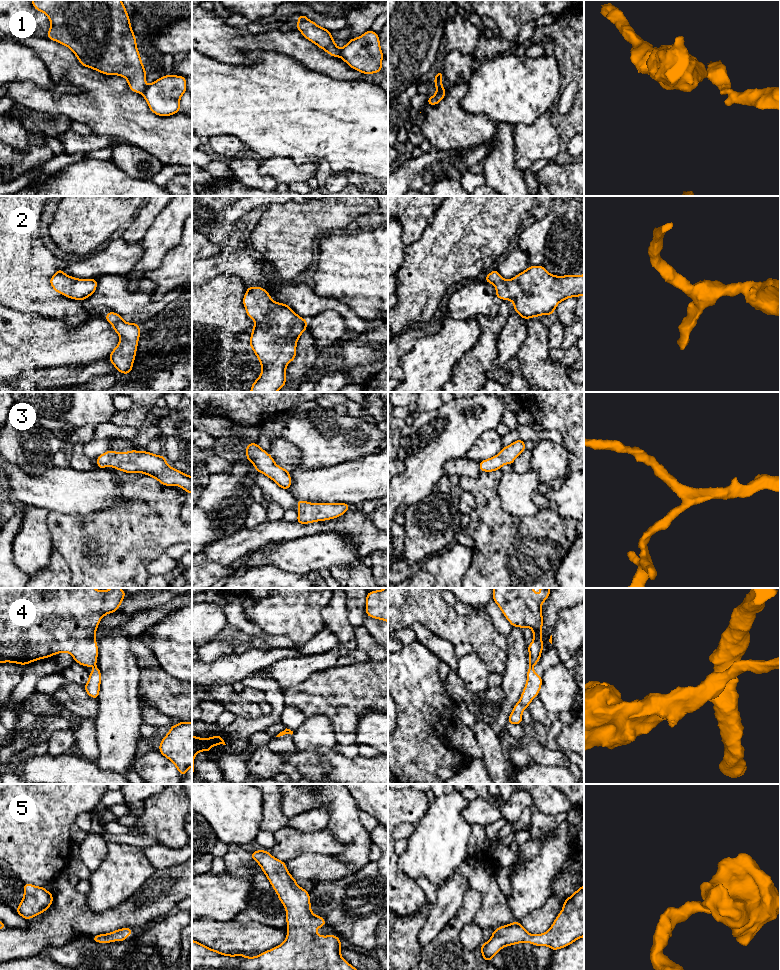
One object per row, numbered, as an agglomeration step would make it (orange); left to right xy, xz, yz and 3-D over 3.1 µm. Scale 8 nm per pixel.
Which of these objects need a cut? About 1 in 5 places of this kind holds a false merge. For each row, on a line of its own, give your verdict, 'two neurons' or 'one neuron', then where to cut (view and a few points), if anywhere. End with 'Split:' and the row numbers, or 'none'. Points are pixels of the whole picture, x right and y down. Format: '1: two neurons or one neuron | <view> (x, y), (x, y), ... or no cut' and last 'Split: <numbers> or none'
1: two neurons | xy (147, 86), (142, 93)
2: one neuron | no cut
3: one neuron | no cut
4: two neurons | yz (530, 664), (533, 665)
5: one neuron | no cut
Split: 1, 4

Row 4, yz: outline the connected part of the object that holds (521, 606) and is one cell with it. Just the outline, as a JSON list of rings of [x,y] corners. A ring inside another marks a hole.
[[[493,588],[493,601],[514,627],[530,627],[533,642],[528,645],[529,663],[535,665],[541,657],[543,617],[541,606],[550,595],[549,588],[540,588],[537,596],[533,588]]]

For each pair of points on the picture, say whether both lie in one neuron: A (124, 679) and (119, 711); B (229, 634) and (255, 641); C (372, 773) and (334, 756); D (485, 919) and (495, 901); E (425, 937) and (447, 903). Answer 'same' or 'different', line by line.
A: same
B: same
C: same
D: same
E: same

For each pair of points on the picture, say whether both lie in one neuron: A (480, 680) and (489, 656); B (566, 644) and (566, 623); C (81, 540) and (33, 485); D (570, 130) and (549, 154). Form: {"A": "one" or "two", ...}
{"A": "two", "B": "one", "C": "two", "D": "two"}

